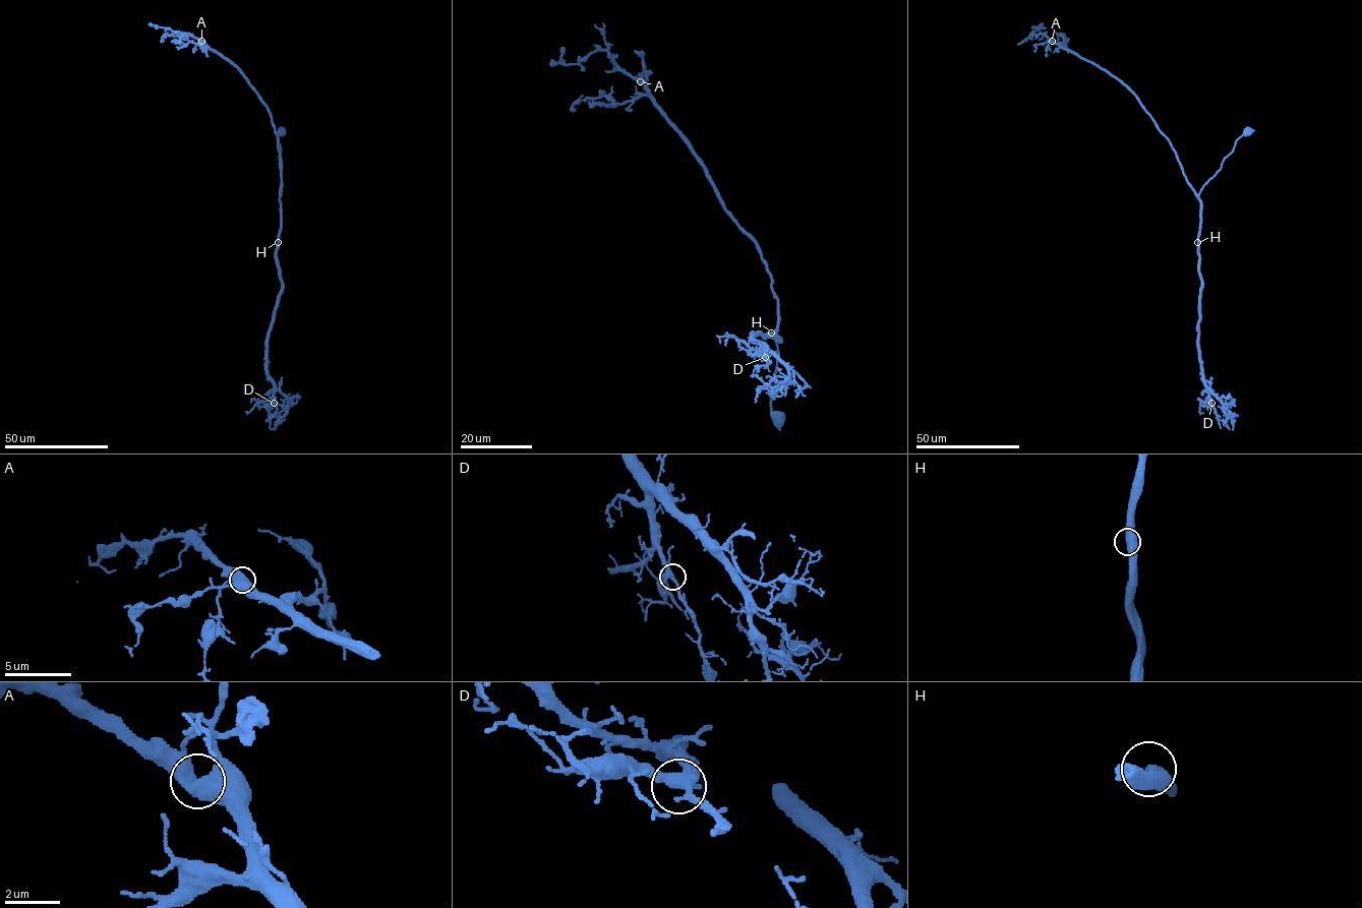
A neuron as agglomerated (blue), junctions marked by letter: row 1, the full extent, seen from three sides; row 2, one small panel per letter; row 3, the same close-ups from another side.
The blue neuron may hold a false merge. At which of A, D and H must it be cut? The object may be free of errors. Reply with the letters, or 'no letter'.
no letter

